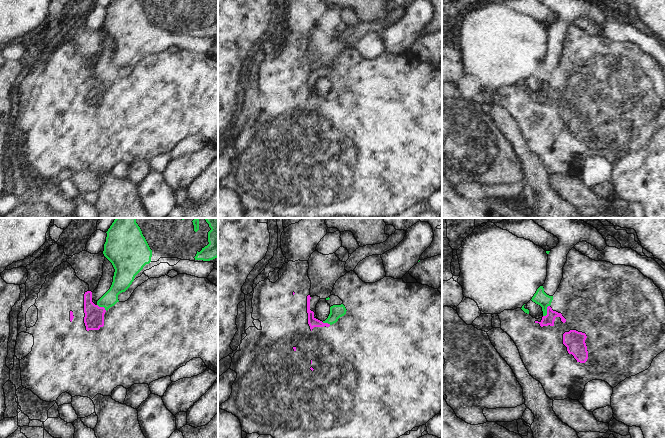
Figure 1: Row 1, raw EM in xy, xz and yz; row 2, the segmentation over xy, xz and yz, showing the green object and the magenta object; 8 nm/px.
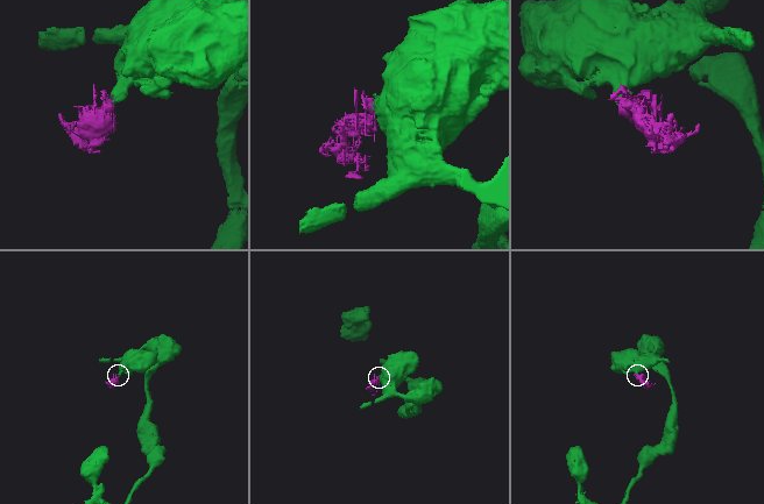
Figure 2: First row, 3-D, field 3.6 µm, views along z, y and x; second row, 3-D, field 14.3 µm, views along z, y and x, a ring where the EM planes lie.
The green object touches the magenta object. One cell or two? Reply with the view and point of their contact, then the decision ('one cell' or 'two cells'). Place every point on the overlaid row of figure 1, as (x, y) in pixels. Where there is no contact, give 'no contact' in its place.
meets green in yz at (546, 311); two cells

